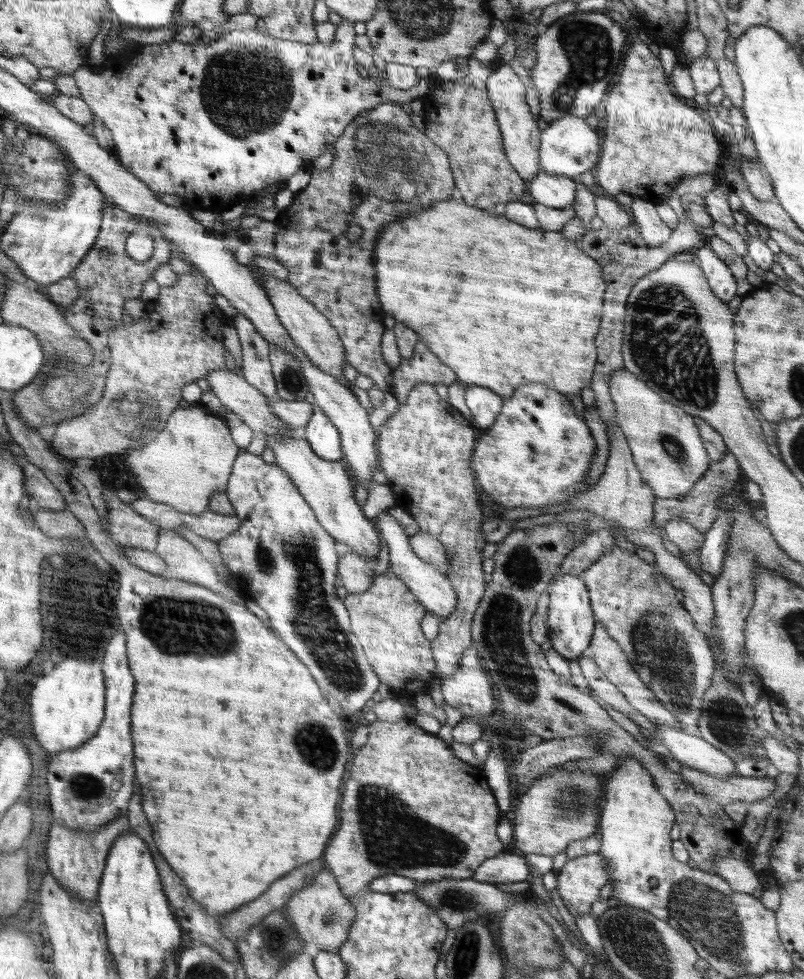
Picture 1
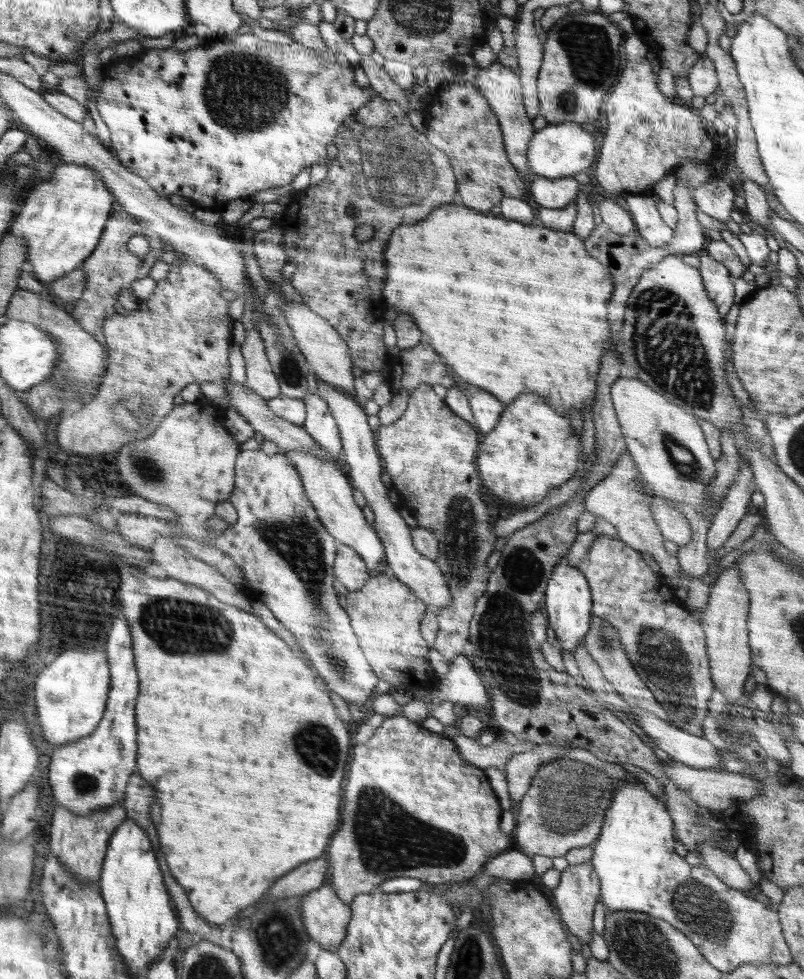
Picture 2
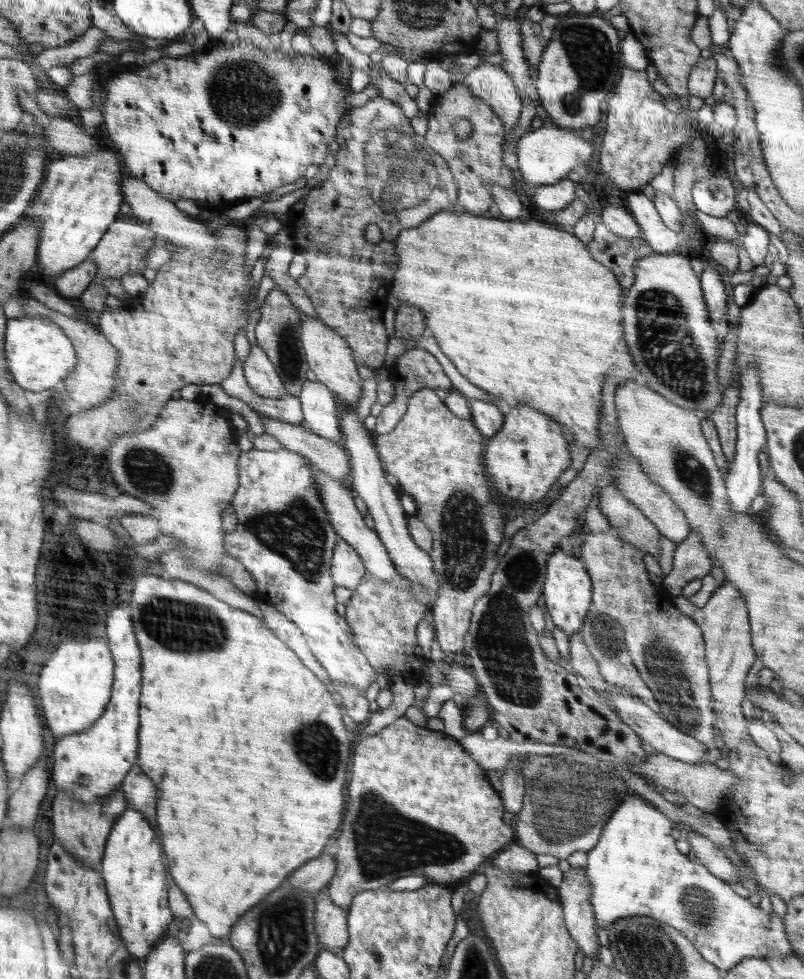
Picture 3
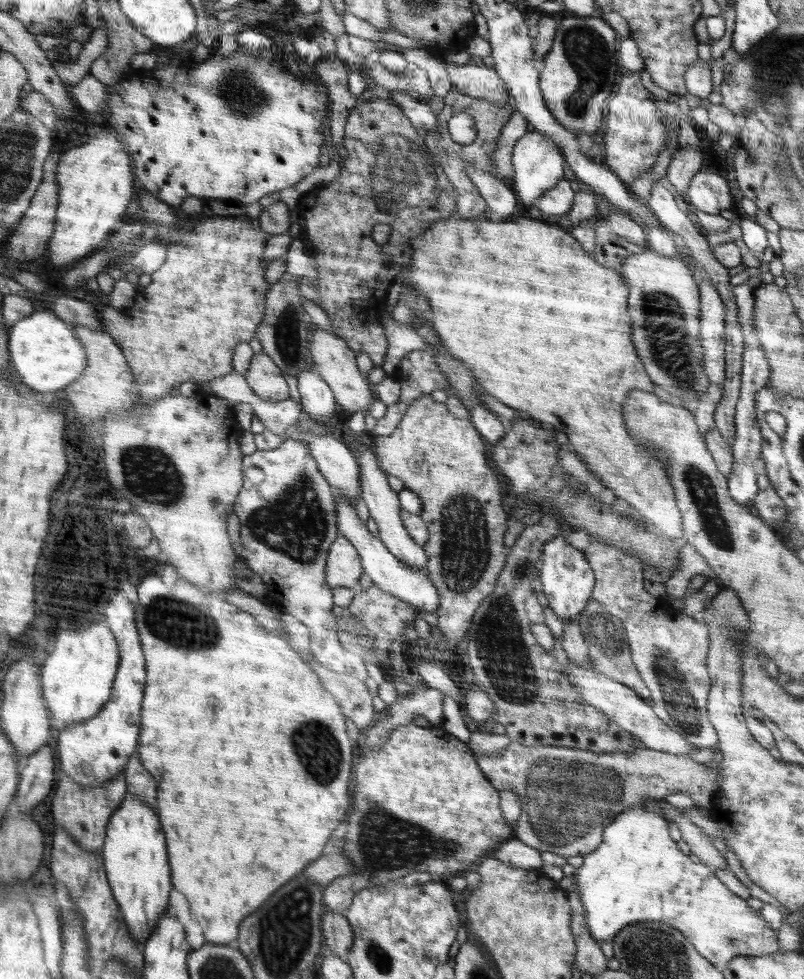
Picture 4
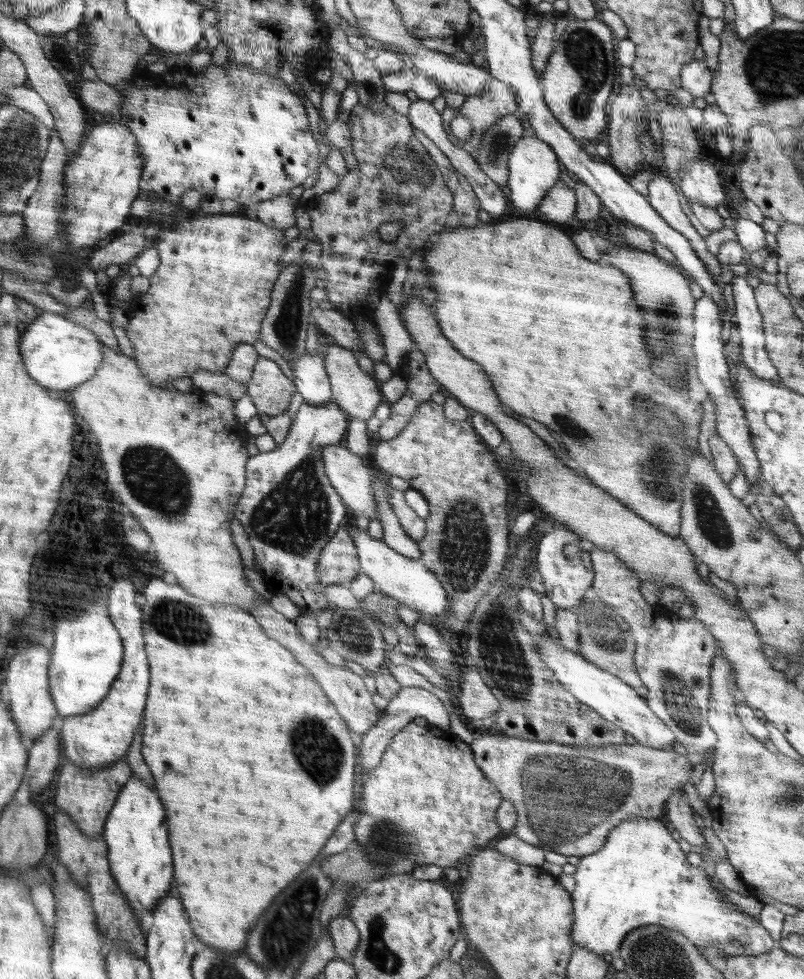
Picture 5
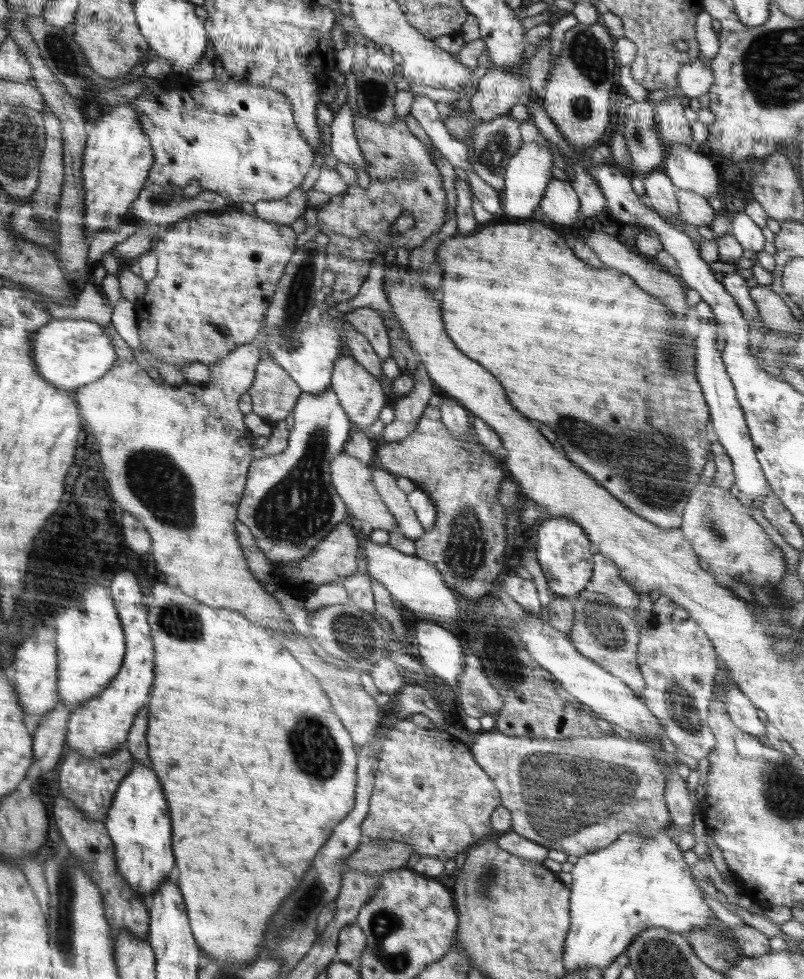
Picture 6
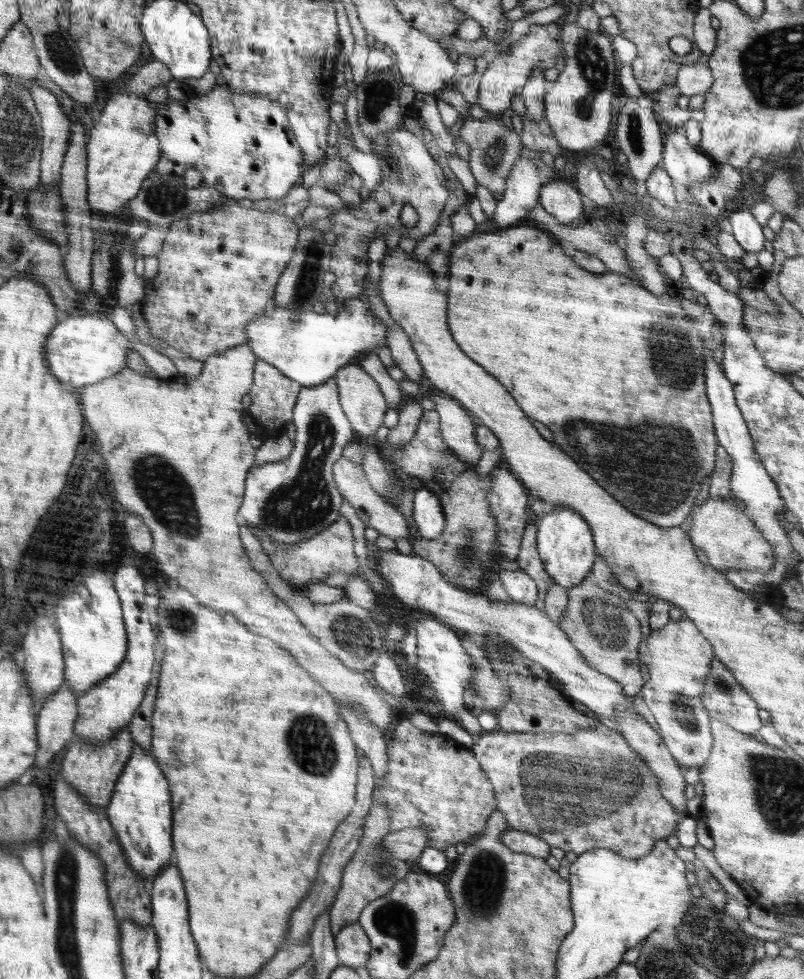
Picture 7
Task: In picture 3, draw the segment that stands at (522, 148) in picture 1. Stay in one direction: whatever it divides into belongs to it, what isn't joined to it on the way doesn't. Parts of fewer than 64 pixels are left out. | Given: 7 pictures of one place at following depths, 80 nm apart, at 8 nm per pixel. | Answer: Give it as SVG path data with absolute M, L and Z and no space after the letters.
M481 62L461 80L461 84L492 107L494 114L503 122L505 137L509 136L518 124L523 107L523 100L510 73L500 65Z

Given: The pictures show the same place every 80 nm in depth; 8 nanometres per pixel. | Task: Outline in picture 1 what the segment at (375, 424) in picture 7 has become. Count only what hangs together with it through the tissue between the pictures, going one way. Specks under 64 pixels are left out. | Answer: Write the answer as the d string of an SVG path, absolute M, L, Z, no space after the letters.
M264 271L262 286L267 292L268 299L275 309L279 321L287 330L290 338L296 343L296 346L301 348L307 358L325 373L335 376L340 382L349 386L342 374L343 366L347 363L345 350L339 334L330 324L330 321L318 309L314 308L306 298L302 298L301 292L298 292L298 289L288 281L280 280L271 273Z

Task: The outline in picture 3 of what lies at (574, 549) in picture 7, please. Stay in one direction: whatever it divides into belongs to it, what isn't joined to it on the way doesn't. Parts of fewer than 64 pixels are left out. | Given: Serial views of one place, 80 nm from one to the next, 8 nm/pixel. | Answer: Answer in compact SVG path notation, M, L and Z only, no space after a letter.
M557 548L547 562L541 602L544 609L548 610L550 620L555 626L559 626L567 637L572 637L574 633L580 633L591 606L591 596L591 578L583 561L574 555L568 555L561 548Z

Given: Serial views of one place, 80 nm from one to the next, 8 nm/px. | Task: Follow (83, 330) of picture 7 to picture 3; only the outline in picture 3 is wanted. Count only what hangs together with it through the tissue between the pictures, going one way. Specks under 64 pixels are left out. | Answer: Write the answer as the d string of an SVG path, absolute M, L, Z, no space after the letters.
M22 316L7 319L4 340L6 366L15 383L24 390L60 390L60 382L73 371L76 364L77 353L69 337L47 318Z

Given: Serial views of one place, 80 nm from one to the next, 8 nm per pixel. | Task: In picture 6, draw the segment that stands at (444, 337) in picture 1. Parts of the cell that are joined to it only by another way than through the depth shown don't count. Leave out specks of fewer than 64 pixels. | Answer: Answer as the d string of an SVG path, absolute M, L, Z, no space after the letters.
M491 222L466 236L445 240L438 247L437 262L444 270L444 278L442 278L442 316L444 318L442 320L445 331L460 352L481 364L500 381L509 403L513 404L518 412L534 423L542 423L550 427L550 430L556 434L565 456L578 468L589 474L624 506L648 522L664 530L680 529L688 497L702 474L706 460L713 456L711 444L714 444L716 440L713 437L714 434L709 432L711 429L709 406L697 377L694 376L693 335L692 333L682 335L682 329L678 329L675 322L671 320L673 312L660 299L642 291L630 276L606 266L594 268L586 264L574 254L573 249L568 247L564 241L565 236L558 236L560 234L558 228L555 226L546 228L546 226L548 224L540 224L540 222L528 222L528 224Z

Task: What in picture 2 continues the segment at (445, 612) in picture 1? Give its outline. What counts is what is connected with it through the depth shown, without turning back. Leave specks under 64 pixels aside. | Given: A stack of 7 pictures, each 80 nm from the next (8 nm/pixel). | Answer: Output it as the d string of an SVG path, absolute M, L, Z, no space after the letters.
M318 377L316 386L317 393L322 397L322 400L326 401L330 414L334 417L339 428L346 474L350 478L353 488L362 491L364 498L367 500L367 505L374 512L375 521L373 527L384 545L389 573L406 584L420 600L427 604L428 608L433 610L446 608L451 596L443 572L436 564L436 561L422 556L414 548L411 537L412 530L404 522L398 511L400 504L396 504L396 502L392 504L392 501L387 497L389 488L386 488L386 485L381 481L381 474L384 471L383 463L375 443L376 433L370 428L367 421L368 415L358 405L354 396L331 387L330 384L324 383Z

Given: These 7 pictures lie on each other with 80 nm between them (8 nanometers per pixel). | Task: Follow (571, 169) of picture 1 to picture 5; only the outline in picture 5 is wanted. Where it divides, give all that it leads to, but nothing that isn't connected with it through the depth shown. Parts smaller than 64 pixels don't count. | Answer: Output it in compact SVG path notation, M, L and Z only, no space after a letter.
M532 134L524 135L513 146L508 162L508 181L505 188L511 210L529 214L542 203L548 191L560 180L558 161L552 147Z

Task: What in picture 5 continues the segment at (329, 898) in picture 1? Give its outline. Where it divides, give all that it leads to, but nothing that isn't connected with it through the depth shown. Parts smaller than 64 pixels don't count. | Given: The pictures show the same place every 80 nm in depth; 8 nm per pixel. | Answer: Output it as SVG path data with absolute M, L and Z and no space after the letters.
M334 917L326 924L337 958L350 960L360 942L361 935L348 917Z

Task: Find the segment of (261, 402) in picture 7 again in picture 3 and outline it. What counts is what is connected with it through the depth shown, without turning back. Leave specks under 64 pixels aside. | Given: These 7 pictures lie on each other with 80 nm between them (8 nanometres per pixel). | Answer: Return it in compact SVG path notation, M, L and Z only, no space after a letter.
M256 344L252 345L243 363L243 374L250 388L264 398L280 398L287 394L274 365Z

